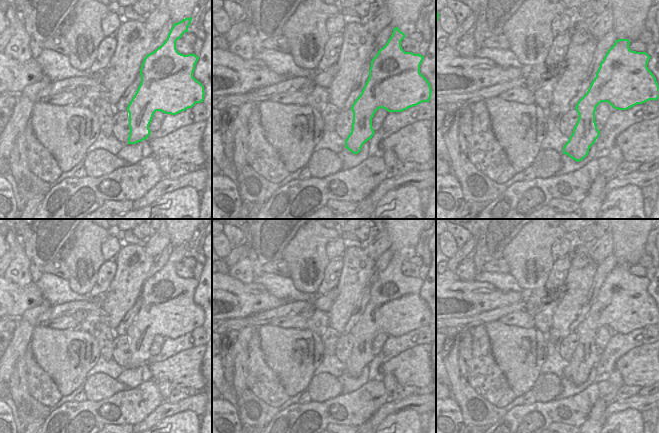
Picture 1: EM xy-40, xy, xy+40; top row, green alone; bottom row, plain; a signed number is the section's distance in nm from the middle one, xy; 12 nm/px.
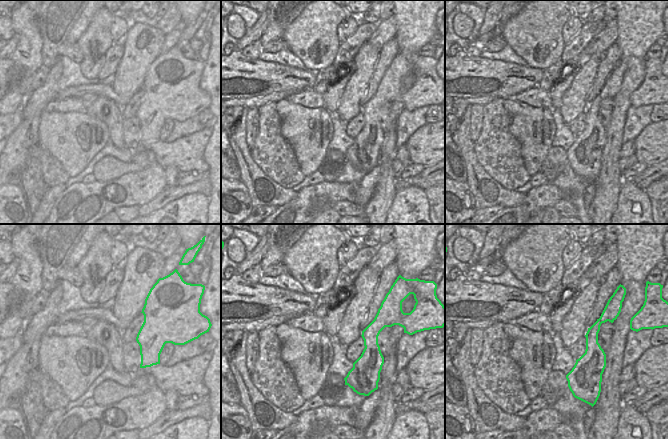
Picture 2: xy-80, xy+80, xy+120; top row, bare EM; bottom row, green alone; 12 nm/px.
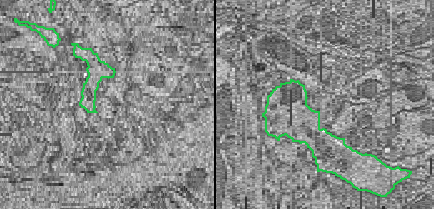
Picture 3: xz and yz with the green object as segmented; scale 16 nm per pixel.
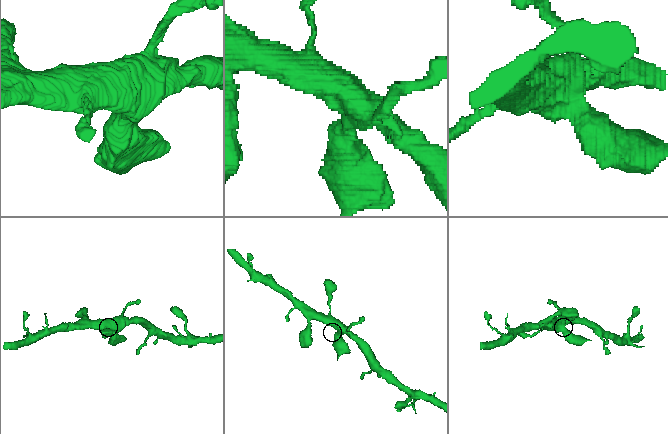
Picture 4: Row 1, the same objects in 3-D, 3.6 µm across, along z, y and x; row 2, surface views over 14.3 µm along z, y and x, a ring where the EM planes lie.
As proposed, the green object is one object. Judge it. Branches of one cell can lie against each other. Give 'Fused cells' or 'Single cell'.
Single cell.

